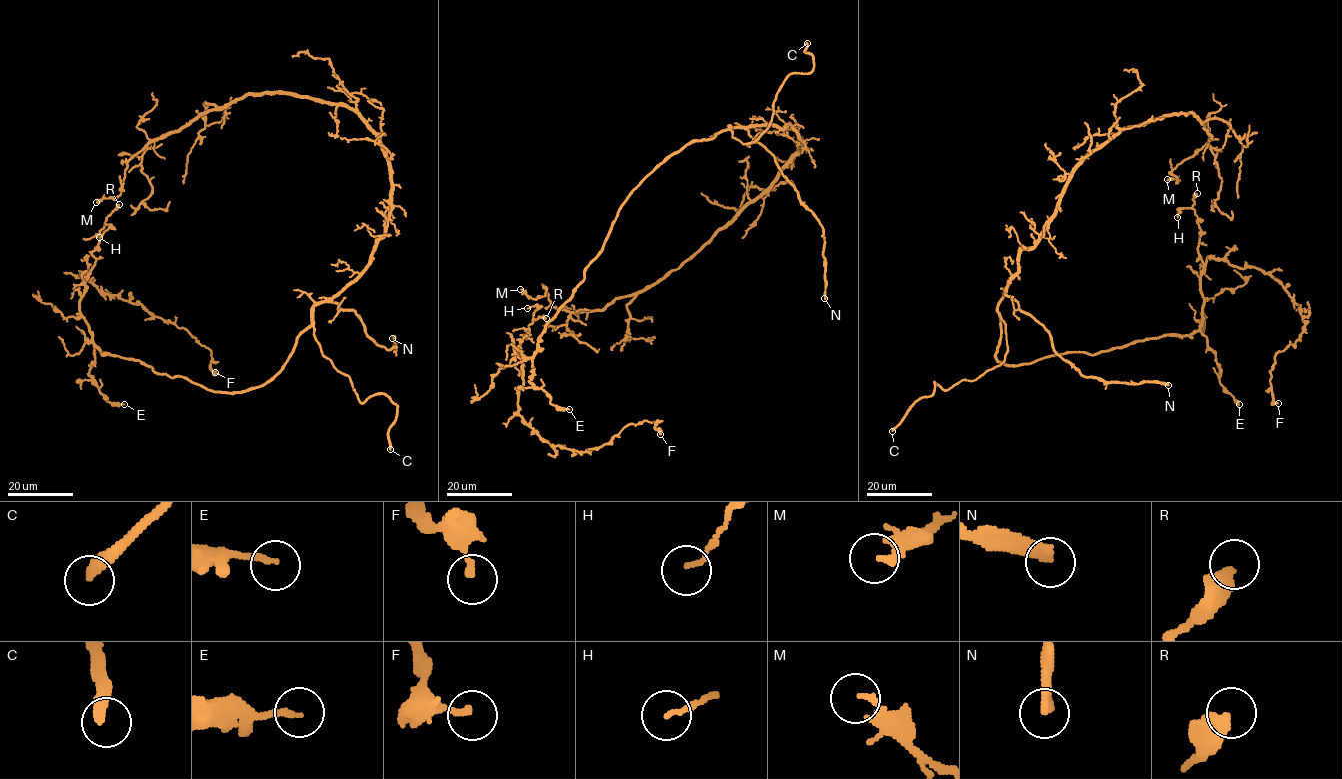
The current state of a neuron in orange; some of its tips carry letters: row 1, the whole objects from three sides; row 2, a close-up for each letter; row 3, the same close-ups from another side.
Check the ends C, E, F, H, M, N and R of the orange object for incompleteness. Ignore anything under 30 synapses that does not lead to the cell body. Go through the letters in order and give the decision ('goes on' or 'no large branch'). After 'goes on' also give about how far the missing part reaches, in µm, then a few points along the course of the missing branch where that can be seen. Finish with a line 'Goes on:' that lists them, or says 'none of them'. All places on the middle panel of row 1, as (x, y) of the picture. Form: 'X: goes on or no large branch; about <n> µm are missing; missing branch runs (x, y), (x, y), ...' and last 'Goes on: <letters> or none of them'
C: goes on; about 4 µm are missing
E: no large branch
F: no large branch
H: no large branch
M: no large branch
N: goes on; about 100 µm are missing; missing branch runs (824, 298), (822, 373), (813, 397), (776, 431), (740, 441), (726, 470), (699, 479), (689, 475)
R: no large branch
Goes on: C, N

